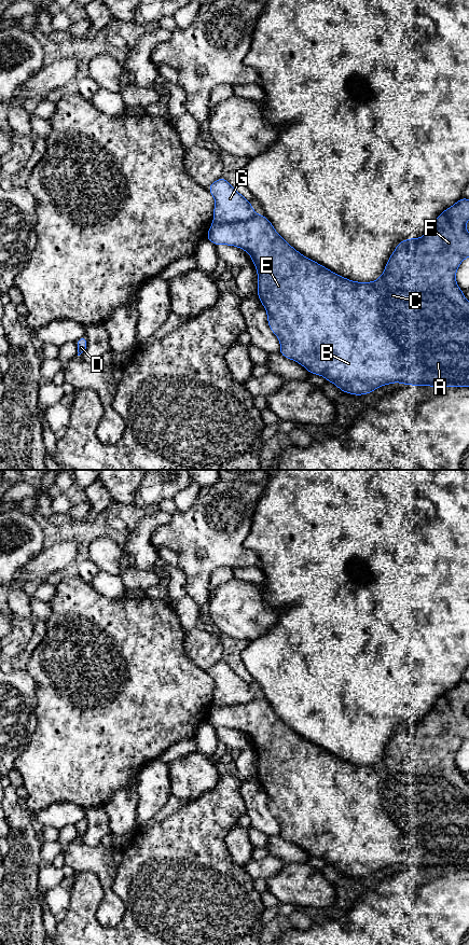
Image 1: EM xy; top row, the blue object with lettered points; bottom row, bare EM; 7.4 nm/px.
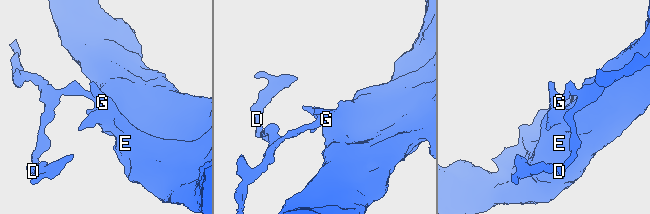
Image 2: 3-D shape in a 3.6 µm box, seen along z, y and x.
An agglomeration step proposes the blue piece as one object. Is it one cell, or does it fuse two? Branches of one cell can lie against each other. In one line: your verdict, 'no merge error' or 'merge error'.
merge error

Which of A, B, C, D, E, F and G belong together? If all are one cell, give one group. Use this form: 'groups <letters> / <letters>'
groups A B C E F / D G

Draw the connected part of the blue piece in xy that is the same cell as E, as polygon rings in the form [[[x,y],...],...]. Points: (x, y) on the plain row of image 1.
[[[461,680],[456,686],[446,691],[436,700],[431,710],[423,720],[409,721],[398,725],[381,760],[371,765],[349,763],[301,737],[276,714],[273,707],[264,697],[257,697],[246,704],[212,706],[206,717],[206,721],[215,728],[226,727],[240,731],[251,739],[258,756],[258,781],[266,793],[270,812],[279,822],[280,832],[278,836],[298,845],[309,857],[325,860],[327,864],[336,867],[340,874],[353,878],[363,878],[370,877],[382,868],[395,865],[418,870],[431,868],[436,872],[452,868],[469,871],[469,784],[456,765],[456,754],[460,746],[466,740],[469,740],[469,715],[466,713],[468,703],[469,682]]]

